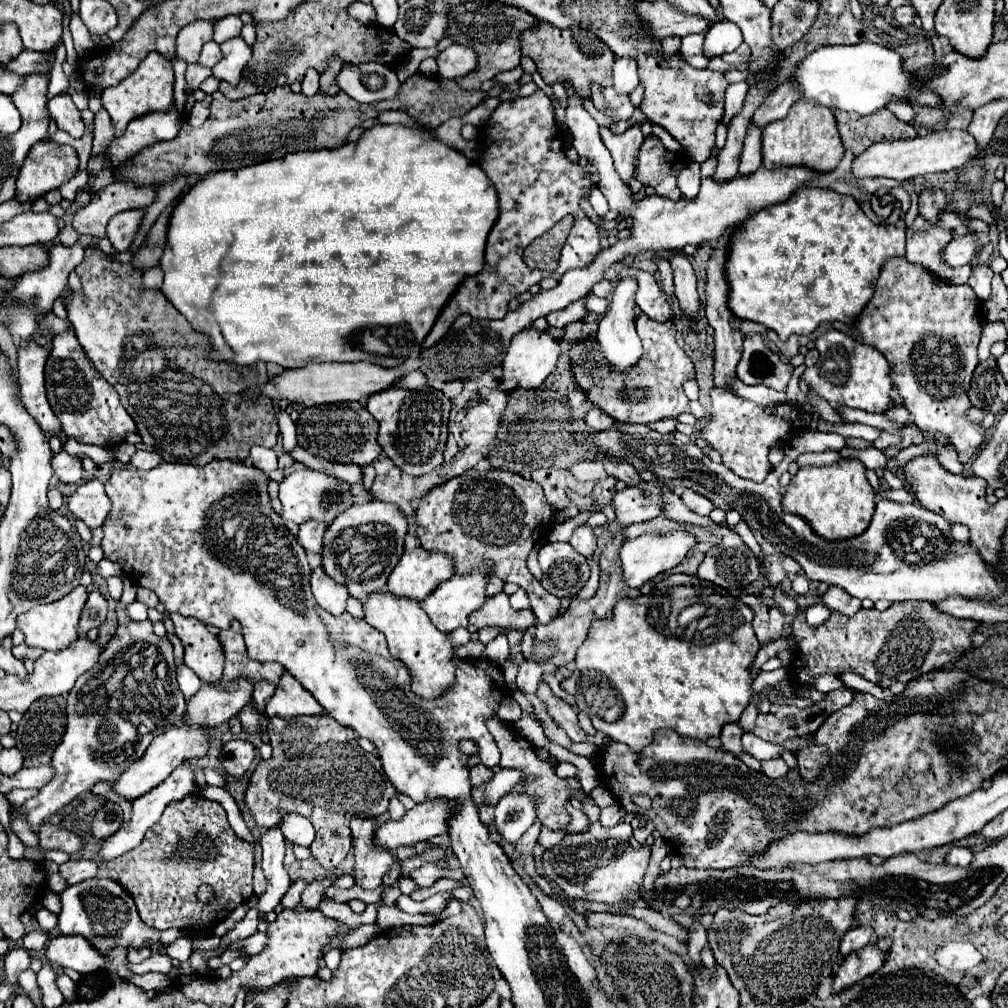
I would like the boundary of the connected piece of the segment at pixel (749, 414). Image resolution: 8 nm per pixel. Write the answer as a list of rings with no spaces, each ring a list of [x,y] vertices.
[[[724,387],[712,389],[712,417],[708,417],[706,429],[700,431],[700,435],[722,455],[722,463],[734,471],[736,475],[750,479],[750,481],[764,481],[769,470],[768,449],[776,441],[786,441],[790,435],[794,435],[800,427],[800,413],[796,407],[784,403],[774,407],[760,407],[752,401],[740,399],[732,395]]]

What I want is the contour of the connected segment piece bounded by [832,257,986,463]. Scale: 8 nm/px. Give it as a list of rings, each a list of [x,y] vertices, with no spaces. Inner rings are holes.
[[[906,257],[888,259],[876,283],[874,297],[858,315],[858,319],[854,323],[832,323],[832,327],[844,331],[846,335],[858,335],[862,343],[878,349],[888,359],[894,387],[904,397],[906,407],[912,415],[912,423],[916,427],[920,427],[924,433],[928,433],[928,437],[936,439],[938,443],[954,447],[960,463],[968,463],[978,455],[980,447],[986,443],[986,431],[982,429],[982,425],[972,423],[966,413],[972,407],[968,387],[972,373],[978,365],[976,349],[984,329],[984,313],[970,285],[944,283],[926,267],[908,263]]]

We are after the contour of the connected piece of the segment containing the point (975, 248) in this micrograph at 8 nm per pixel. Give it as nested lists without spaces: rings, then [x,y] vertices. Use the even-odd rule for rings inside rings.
[[[966,235],[966,237],[956,237],[952,239],[944,251],[942,251],[942,261],[950,267],[960,267],[966,263],[972,263],[980,251],[982,243],[976,239],[976,235]]]

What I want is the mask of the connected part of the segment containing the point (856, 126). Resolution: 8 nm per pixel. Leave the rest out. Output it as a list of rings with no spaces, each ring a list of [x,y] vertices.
[[[834,109],[834,117],[838,123],[838,131],[844,147],[852,151],[856,157],[876,141],[914,139],[918,135],[918,131],[912,125],[902,123],[888,109],[880,109],[880,113],[876,115],[872,113],[868,117]]]

